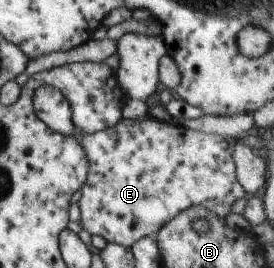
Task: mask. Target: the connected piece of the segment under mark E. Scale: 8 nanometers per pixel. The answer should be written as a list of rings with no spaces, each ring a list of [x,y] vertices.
[[[39,86],[33,92],[32,102],[37,120],[51,132],[61,136],[69,136],[73,132],[73,136],[81,140],[87,160],[87,177],[79,188],[79,222],[89,235],[100,236],[106,243],[131,248],[139,238],[154,237],[159,228],[167,226],[167,222],[189,206],[203,206],[222,219],[230,212],[231,204],[244,195],[243,187],[235,176],[231,141],[222,136],[192,132],[182,126],[156,120],[148,114],[135,120],[121,119],[113,128],[100,132],[81,134],[73,128],[69,104],[57,88]]]

